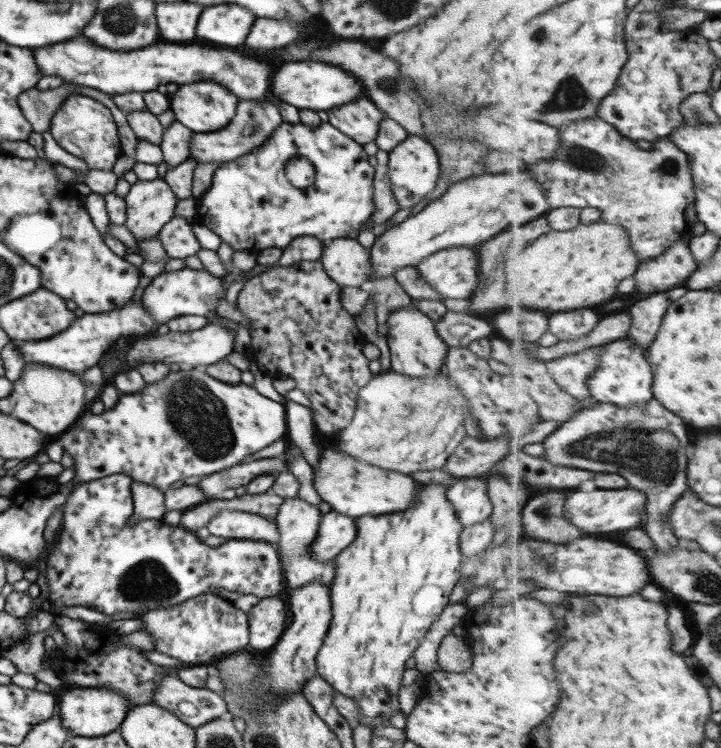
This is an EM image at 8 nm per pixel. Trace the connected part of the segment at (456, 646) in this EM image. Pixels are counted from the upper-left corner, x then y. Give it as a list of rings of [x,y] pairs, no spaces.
[[[448,634],[442,639],[438,648],[438,663],[441,671],[452,673],[467,672],[473,664],[470,648],[466,646],[466,641],[458,636]]]

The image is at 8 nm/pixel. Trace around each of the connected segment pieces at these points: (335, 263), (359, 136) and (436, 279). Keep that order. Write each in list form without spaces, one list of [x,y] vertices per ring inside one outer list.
[[[349,237],[328,241],[320,258],[326,274],[338,287],[368,287],[372,278],[369,249]]]
[[[366,98],[328,112],[329,123],[361,145],[375,140],[382,119],[384,114]]]
[[[477,246],[442,249],[415,267],[441,298],[471,298],[479,280]]]

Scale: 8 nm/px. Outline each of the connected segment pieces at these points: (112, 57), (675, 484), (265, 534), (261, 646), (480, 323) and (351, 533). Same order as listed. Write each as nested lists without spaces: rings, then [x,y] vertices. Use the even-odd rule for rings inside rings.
[[[82,34],[68,42],[60,42],[40,50],[35,49],[34,58],[40,72],[44,72],[44,76],[48,74],[62,76],[66,84],[84,86],[88,92],[96,90],[112,96],[128,92],[145,93],[156,90],[160,84],[174,82],[182,85],[206,80],[232,90],[232,94],[236,94],[240,100],[278,102],[278,98],[272,94],[274,68],[266,62],[244,58],[230,50],[208,50],[200,46],[162,44],[162,46],[122,52],[102,48]]]
[[[651,400],[646,406],[632,408],[600,401],[561,424],[543,443],[545,458],[558,466],[621,474],[636,490],[644,490],[650,498],[645,527],[657,548],[668,554],[680,546],[679,536],[669,518],[680,498],[691,489],[686,474],[690,442],[684,420],[664,408],[662,402]]]
[[[224,509],[218,511],[212,521],[208,521],[208,532],[227,539],[252,539],[266,541],[275,545],[278,542],[278,524],[276,518],[264,518],[249,511]]]
[[[276,597],[259,599],[248,612],[249,649],[267,653],[280,639],[288,625],[288,607]]]
[[[448,311],[438,322],[435,329],[443,341],[452,348],[464,348],[480,338],[497,336],[496,330],[486,316],[474,316],[466,312]]]
[[[331,510],[322,514],[318,536],[310,546],[310,555],[318,561],[332,561],[356,538],[356,523],[352,517]]]

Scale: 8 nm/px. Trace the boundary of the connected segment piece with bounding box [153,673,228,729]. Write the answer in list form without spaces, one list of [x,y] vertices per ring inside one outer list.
[[[175,673],[158,684],[153,703],[193,729],[228,714],[226,702],[219,694],[207,688],[186,685]]]

